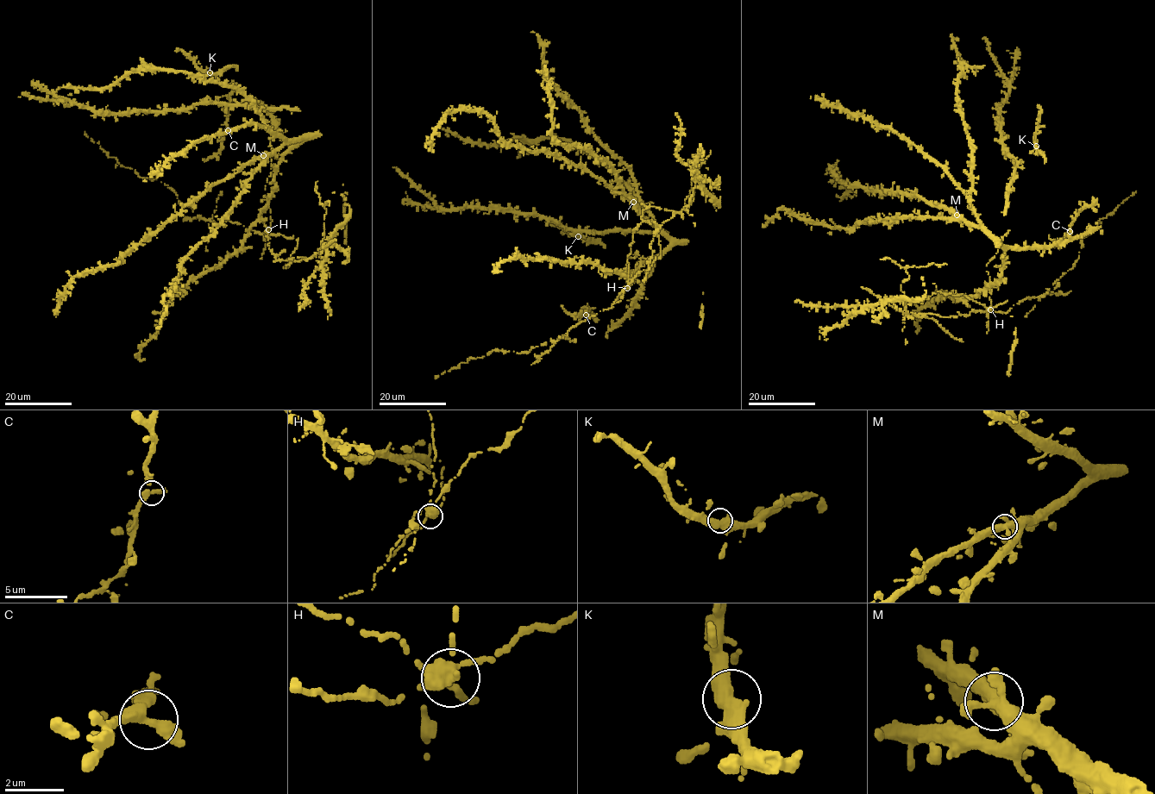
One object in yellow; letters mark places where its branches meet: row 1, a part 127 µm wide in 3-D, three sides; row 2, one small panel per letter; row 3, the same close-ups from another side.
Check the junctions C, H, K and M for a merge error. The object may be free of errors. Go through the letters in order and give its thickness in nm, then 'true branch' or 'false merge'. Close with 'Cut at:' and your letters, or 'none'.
C: 320 nm | true branch
H: 360 nm | false merge
K: 360 nm | true branch
M: 380 nm | true branch
Cut at: H

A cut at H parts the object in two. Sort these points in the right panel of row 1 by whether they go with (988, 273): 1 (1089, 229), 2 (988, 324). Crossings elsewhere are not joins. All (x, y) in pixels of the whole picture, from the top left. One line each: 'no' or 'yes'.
1: yes
2: yes

